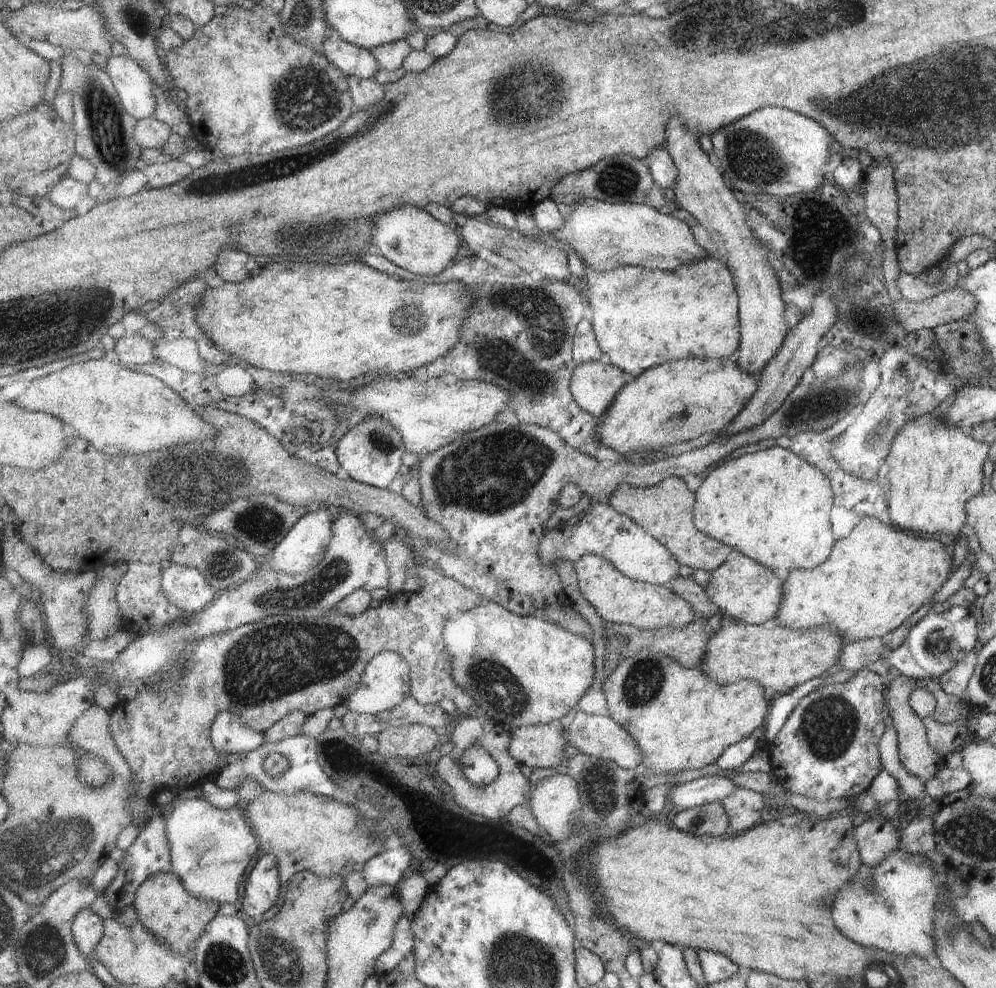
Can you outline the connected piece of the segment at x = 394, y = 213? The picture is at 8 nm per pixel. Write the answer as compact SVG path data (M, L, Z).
M402 205L380 213L375 219L372 242L388 261L426 277L442 275L460 254L460 238L454 226L442 223L427 209L413 205Z

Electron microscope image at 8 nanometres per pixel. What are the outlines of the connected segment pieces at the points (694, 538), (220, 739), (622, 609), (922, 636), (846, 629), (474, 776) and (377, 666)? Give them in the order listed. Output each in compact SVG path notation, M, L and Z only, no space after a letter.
M671 477L654 487L621 485L610 497L610 505L621 514L634 519L674 553L682 565L692 569L713 572L723 566L734 552L734 548L728 547L726 543L703 534L695 524L697 494L690 490L684 477Z
M224 712L216 720L213 742L220 753L250 753L264 744L264 733L249 728L236 714Z
M589 553L576 564L576 571L583 595L604 622L652 631L672 626L686 627L701 619L694 606L670 586L629 578L604 556Z
M951 606L940 614L930 611L912 629L908 637L897 650L888 651L880 660L880 666L892 666L904 677L912 680L939 678L952 670L974 648L978 647L977 623L970 610Z
M877 517L862 518L846 538L835 542L830 558L823 564L810 570L797 569L783 574L783 600L775 619L779 625L790 629L835 625L845 644L882 639L928 604L954 572L953 556L947 552L947 543L942 544L934 538L920 538L894 524L885 524Z
M477 745L472 751L466 752L463 766L468 781L479 788L490 787L501 776L501 767L483 745Z
M385 651L370 662L367 670L362 674L359 690L343 705L348 711L360 715L376 715L397 708L411 695L413 695L413 679L407 659L399 653Z

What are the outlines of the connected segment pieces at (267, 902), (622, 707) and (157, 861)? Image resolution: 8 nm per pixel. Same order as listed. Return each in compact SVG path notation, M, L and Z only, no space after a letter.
M263 854L246 884L244 911L256 921L272 910L282 896L282 874L275 855Z
M645 649L623 658L602 689L607 695L612 717L638 740L645 755L644 772L650 774L698 770L718 762L729 748L762 728L772 698L757 681L720 685L699 668L688 669L657 649Z
M160 814L153 818L148 826L142 827L141 836L135 843L135 846L127 852L126 861L120 865L121 870L116 881L108 891L103 895L111 908L119 914L121 910L135 905L137 902L137 893L140 888L150 879L150 876L158 872L170 873L173 871L173 859L171 856L170 842L167 834L167 817Z

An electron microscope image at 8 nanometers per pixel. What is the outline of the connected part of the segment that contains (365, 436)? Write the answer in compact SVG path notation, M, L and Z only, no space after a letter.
M369 417L365 422L351 428L349 434L341 441L338 455L343 468L353 480L390 489L406 471L403 458L407 452L403 435L391 423L382 418Z

